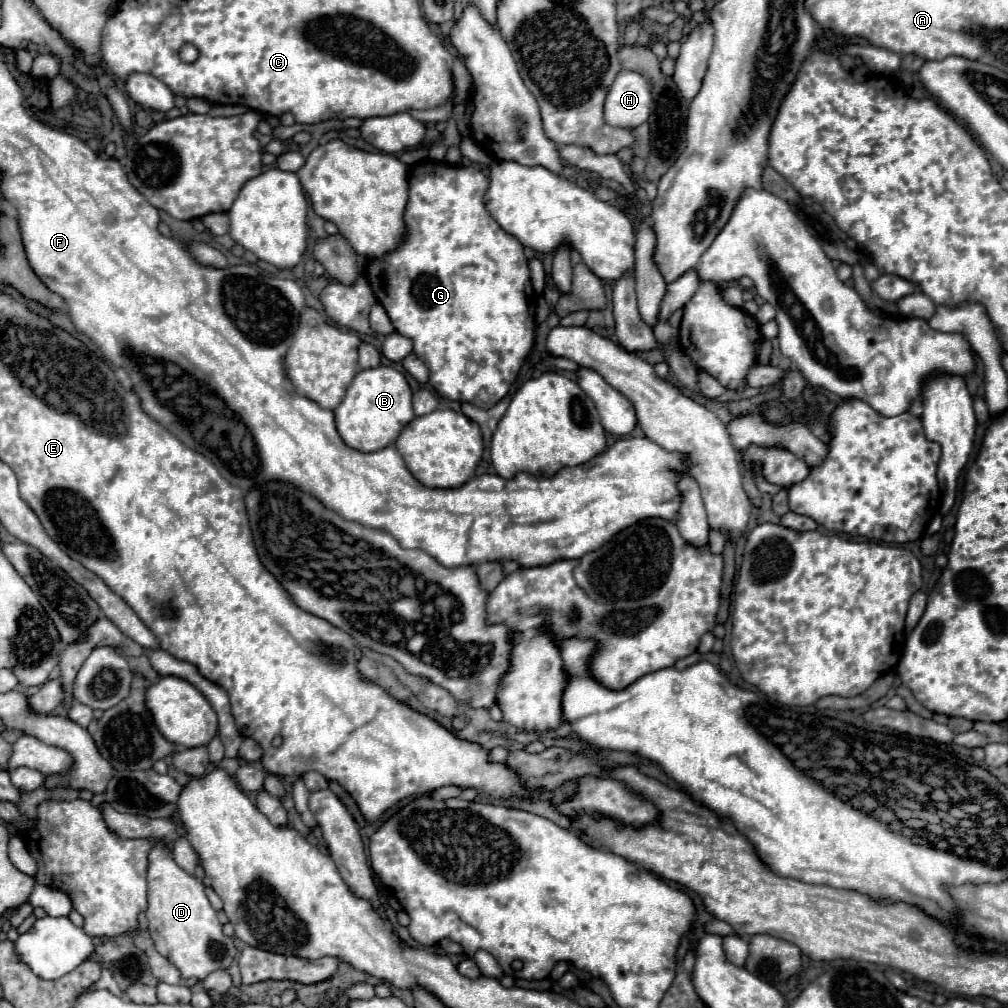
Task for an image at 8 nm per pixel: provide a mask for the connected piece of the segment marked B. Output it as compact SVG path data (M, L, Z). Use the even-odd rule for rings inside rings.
M391 366L361 370L345 392L343 402L335 408L337 432L343 442L361 452L381 450L397 440L397 434L415 418L411 408L411 388L401 372Z

